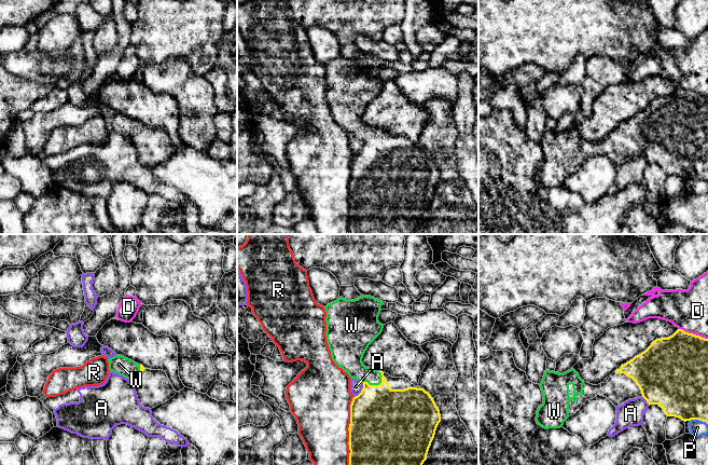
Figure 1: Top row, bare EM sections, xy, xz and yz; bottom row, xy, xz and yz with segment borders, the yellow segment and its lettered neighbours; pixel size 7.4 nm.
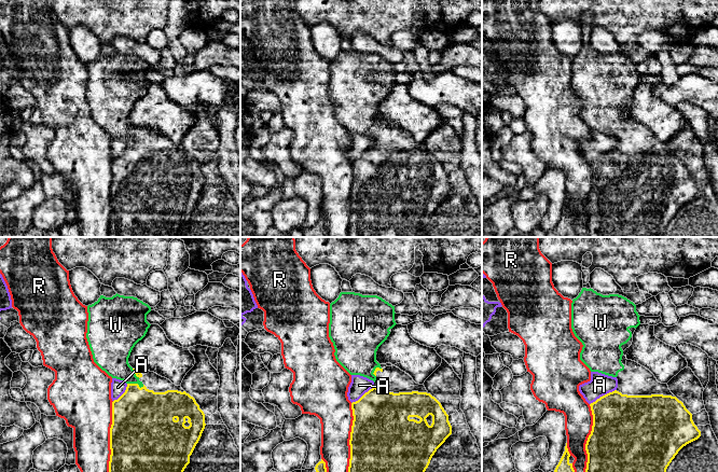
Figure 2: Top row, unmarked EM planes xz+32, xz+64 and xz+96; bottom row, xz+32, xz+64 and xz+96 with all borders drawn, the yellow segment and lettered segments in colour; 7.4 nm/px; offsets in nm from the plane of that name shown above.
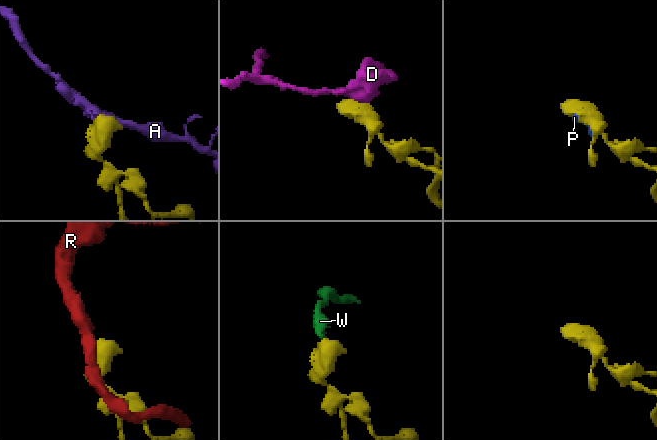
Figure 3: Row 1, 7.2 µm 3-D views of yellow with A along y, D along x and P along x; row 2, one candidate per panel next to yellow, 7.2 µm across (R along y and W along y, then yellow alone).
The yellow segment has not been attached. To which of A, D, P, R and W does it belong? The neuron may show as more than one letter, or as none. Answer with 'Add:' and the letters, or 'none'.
Add: W

